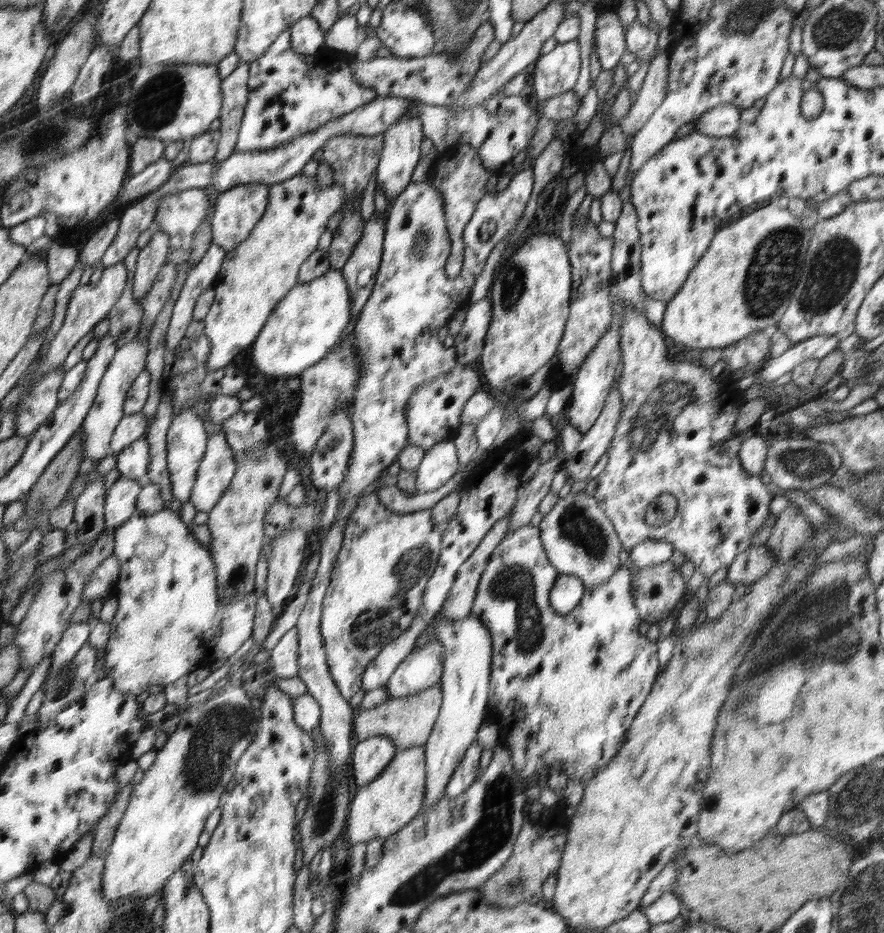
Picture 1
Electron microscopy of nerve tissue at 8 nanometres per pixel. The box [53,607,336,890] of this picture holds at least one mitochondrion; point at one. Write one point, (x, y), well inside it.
(213, 744)

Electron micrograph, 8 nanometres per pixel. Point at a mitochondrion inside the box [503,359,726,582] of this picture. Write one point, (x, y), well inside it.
(663, 413)

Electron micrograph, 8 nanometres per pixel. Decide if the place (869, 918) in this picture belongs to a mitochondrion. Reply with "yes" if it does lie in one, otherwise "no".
yes

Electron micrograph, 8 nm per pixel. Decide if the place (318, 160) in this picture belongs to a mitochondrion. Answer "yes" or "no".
no

